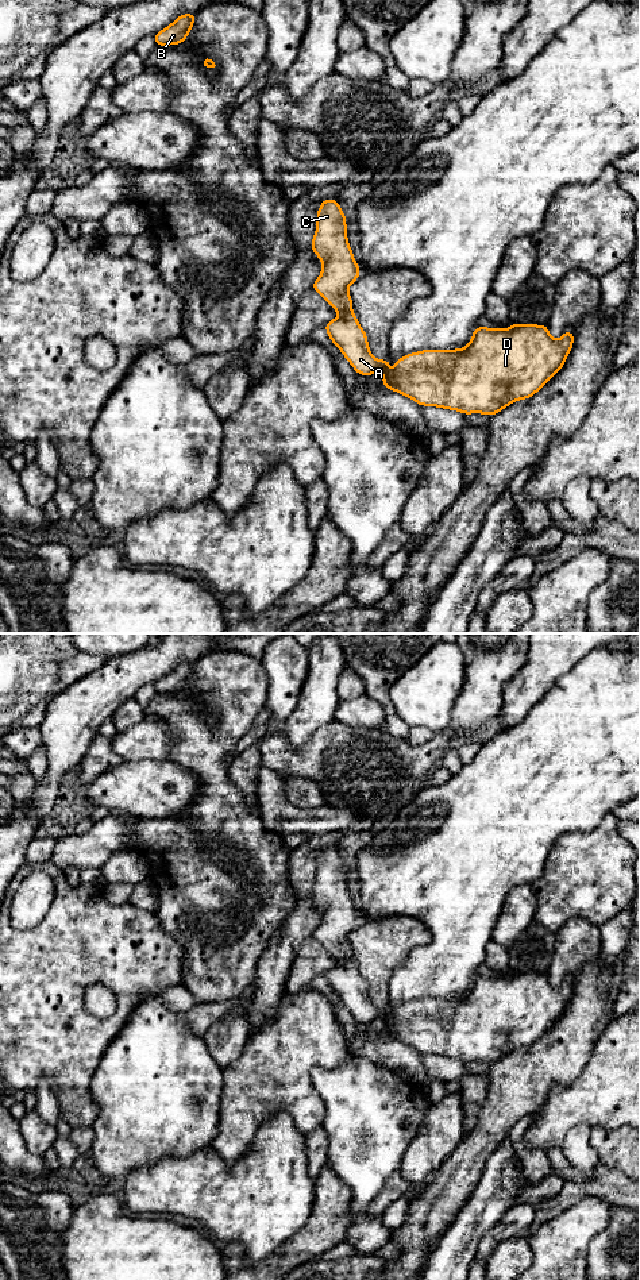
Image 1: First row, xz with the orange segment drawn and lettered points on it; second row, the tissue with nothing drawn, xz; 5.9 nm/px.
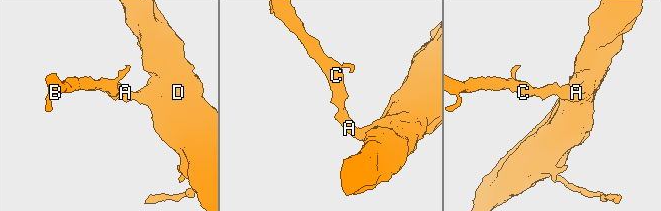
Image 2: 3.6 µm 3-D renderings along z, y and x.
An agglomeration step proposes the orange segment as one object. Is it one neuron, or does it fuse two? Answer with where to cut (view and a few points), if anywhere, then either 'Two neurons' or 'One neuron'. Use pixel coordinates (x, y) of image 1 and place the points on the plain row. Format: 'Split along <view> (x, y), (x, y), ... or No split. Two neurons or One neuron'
No split. One neuron

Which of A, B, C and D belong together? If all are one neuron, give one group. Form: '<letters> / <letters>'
A B C D

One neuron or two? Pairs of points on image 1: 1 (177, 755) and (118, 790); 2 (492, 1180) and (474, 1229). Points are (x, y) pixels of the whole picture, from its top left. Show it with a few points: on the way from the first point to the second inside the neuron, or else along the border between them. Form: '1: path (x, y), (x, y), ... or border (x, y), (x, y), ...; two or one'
1: border (170, 759), (189, 768), (197, 778); two
2: path (492, 1192), (490, 1201), (477, 1217); one

